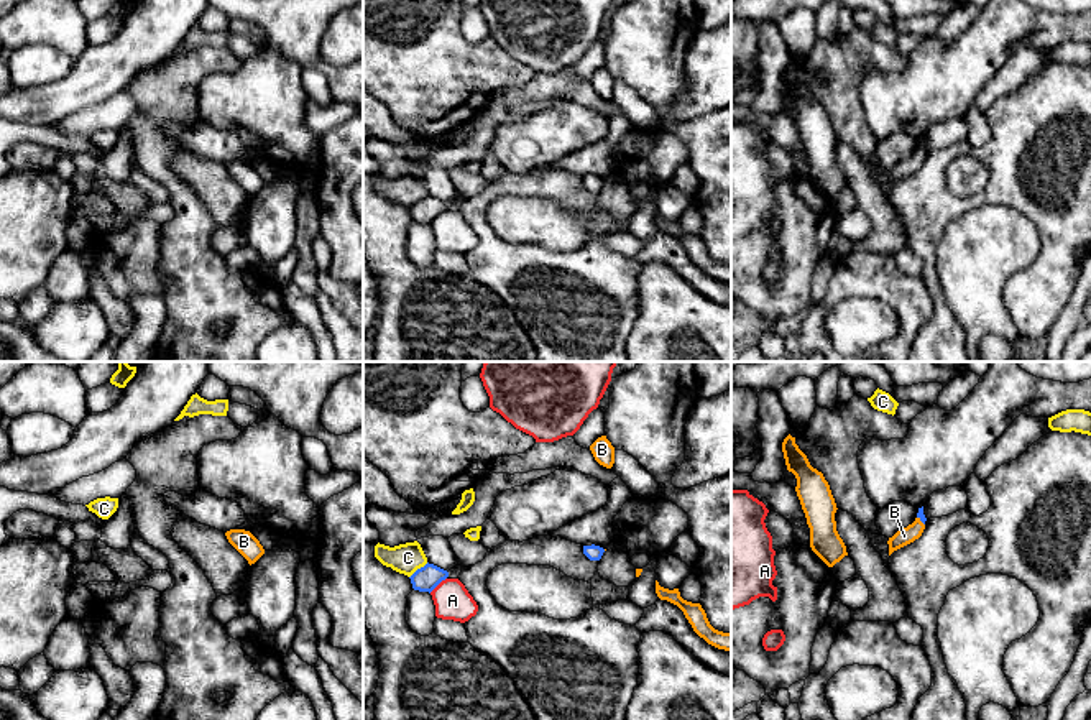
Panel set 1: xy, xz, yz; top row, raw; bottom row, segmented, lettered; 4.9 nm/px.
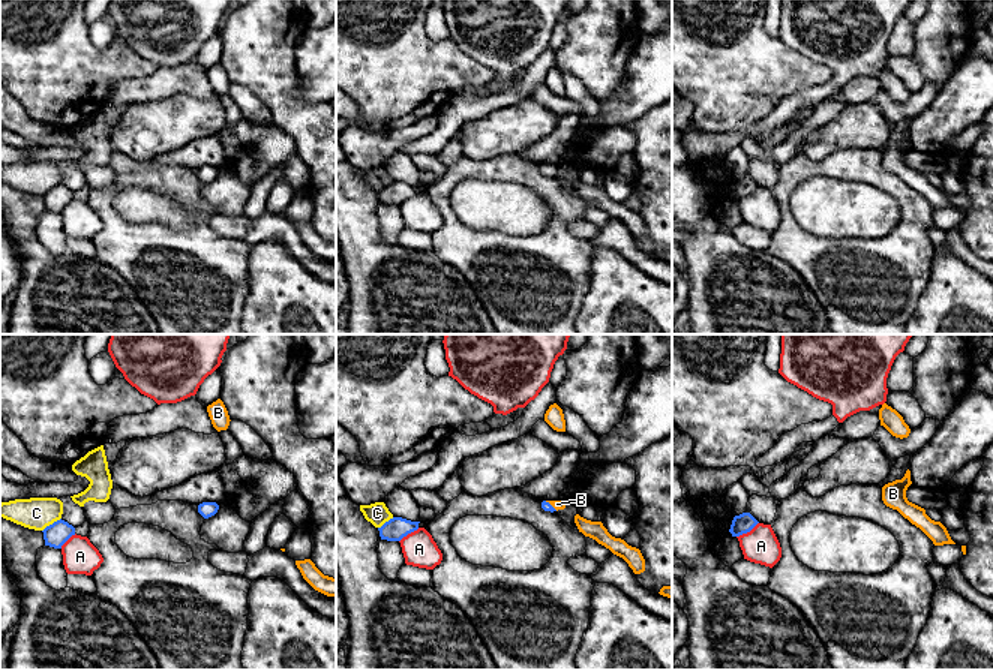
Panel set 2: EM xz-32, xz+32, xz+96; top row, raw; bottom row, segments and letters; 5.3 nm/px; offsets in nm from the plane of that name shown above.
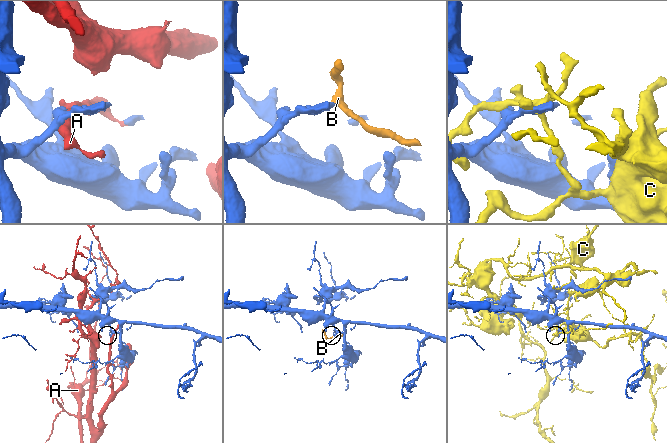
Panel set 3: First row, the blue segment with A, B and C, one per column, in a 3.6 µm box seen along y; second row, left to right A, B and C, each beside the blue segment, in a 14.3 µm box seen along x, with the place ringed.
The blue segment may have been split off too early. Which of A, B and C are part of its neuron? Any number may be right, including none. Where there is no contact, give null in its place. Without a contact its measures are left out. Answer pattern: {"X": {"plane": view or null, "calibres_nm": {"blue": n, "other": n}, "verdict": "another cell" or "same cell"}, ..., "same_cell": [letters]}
{"A": {"plane": "xz", "calibres_nm": {"blue": 120, "other": 180}, "verdict": "another cell"}, "B": {"plane": "yz", "calibres_nm": {"blue": 40, "other": 90}, "verdict": "same cell"}, "C": {"plane": "xz", "calibres_nm": {"blue": 120, "other": 150}, "verdict": "another cell"}, "same_cell": ["B"]}

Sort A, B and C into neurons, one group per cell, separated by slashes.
A / B / C

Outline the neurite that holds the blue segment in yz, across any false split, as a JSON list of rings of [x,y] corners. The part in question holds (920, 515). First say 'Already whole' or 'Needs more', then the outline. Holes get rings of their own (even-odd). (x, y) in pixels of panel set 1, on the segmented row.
Needs more. [[[923,506],[918,508],[917,518],[912,524],[909,524],[907,528],[899,529],[892,538],[889,538],[887,544],[889,544],[889,556],[914,542],[915,539],[918,539],[925,529],[925,515],[923,515]]]

